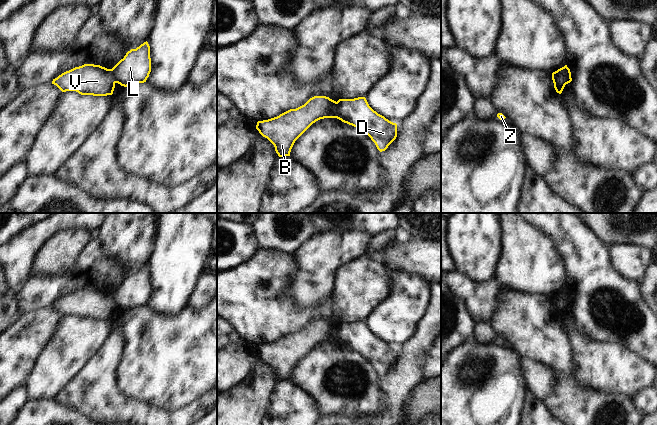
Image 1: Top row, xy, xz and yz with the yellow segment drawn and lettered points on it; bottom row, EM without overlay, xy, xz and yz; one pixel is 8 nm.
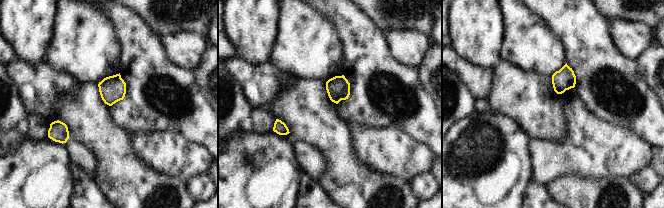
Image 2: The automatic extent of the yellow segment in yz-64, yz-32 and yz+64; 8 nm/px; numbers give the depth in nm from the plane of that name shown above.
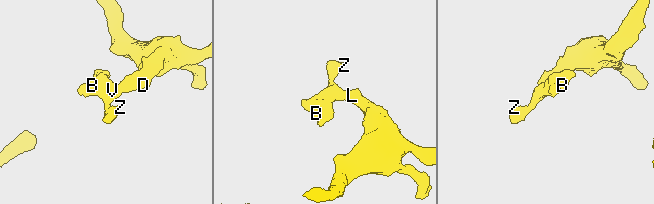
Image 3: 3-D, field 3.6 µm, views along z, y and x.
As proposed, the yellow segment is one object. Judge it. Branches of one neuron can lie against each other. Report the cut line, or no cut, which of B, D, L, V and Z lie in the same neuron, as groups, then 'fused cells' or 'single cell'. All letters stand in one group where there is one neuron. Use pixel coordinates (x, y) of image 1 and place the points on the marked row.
cut yz (552, 73), (560, 75), (570, 74); groups B V Z / D L; fused cells

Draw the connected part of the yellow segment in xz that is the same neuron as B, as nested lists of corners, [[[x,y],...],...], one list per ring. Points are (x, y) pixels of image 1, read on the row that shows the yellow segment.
[[[314,96],[296,109],[258,121],[256,129],[274,145],[279,157],[286,157],[290,156],[295,141],[313,123],[324,118],[337,118],[337,102],[326,96]]]

